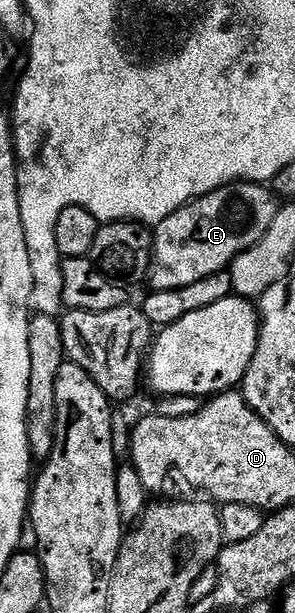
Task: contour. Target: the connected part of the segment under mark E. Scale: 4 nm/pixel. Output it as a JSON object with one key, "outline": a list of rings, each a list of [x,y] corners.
{"outline":[[[238,182],[222,184],[214,192],[198,196],[196,200],[175,210],[175,214],[156,225],[153,232],[153,257],[147,273],[147,279],[153,283],[152,291],[191,286],[191,282],[199,282],[211,274],[226,271],[236,256],[255,246],[255,242],[259,242],[259,238],[271,230],[271,222],[275,222],[278,207],[279,200],[272,187],[261,182]]]}

